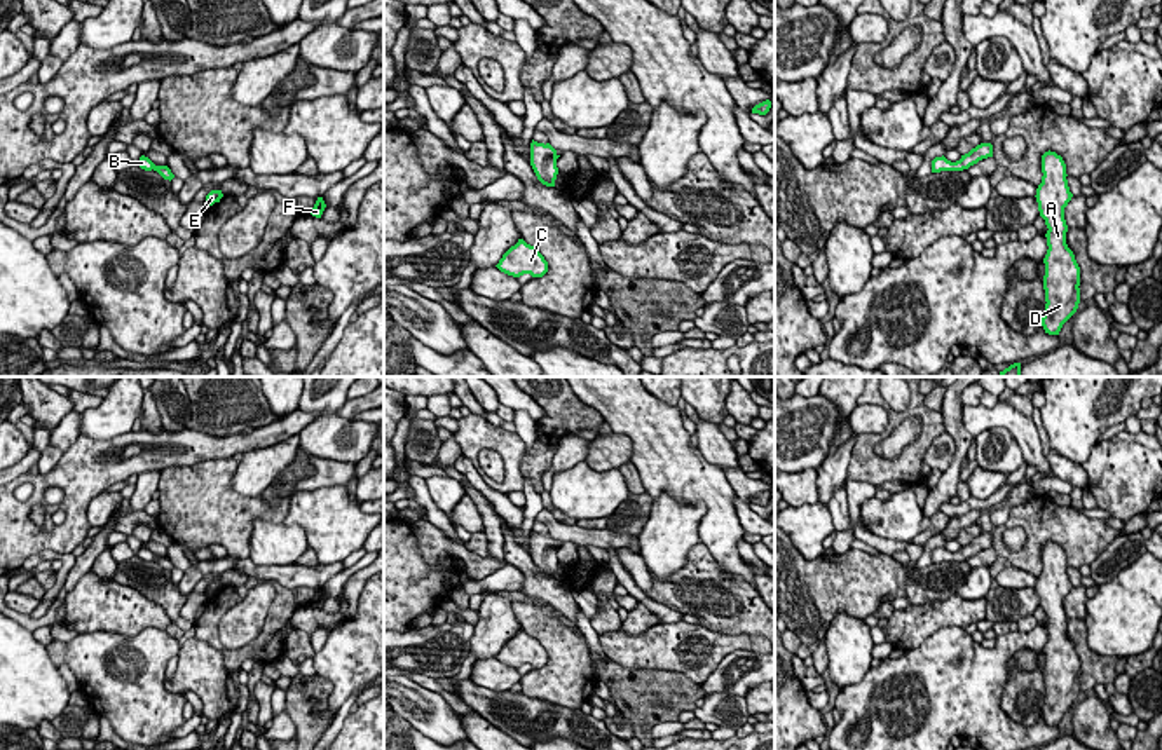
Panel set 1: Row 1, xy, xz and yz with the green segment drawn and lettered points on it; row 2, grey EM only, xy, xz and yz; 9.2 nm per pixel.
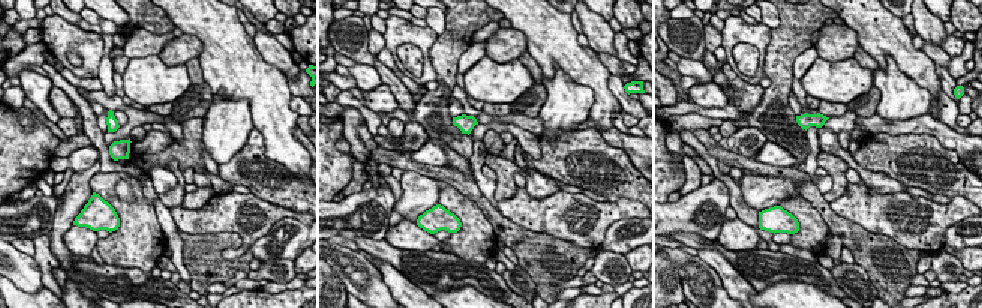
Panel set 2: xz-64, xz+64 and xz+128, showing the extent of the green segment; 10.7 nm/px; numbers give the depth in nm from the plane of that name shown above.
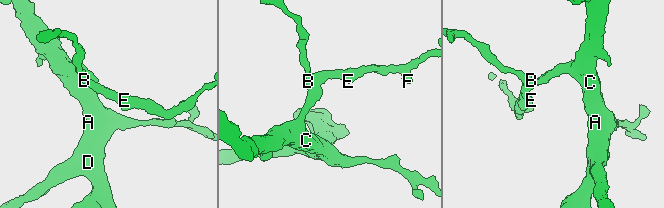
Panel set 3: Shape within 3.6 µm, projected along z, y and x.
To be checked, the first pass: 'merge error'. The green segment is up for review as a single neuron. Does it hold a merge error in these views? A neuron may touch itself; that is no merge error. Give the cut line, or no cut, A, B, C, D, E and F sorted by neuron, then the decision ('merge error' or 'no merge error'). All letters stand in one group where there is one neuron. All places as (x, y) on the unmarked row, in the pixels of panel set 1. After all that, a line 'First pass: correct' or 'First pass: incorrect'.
cut none; groups A B C D E F; no merge error
First pass: incorrect

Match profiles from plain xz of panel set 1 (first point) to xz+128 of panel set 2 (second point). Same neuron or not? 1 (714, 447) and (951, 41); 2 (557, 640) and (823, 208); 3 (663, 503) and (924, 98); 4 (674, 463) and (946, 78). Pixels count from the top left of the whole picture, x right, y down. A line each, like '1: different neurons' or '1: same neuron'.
1: different neurons
2: different neurons
3: same neuron
4: different neurons

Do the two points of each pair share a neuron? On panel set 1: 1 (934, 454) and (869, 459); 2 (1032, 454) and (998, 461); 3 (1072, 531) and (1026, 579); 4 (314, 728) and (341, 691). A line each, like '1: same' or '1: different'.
1: different
2: different
3: different
4: different

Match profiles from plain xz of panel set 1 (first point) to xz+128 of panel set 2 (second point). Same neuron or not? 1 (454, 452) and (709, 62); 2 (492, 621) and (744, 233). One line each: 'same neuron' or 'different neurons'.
1: different neurons
2: different neurons

